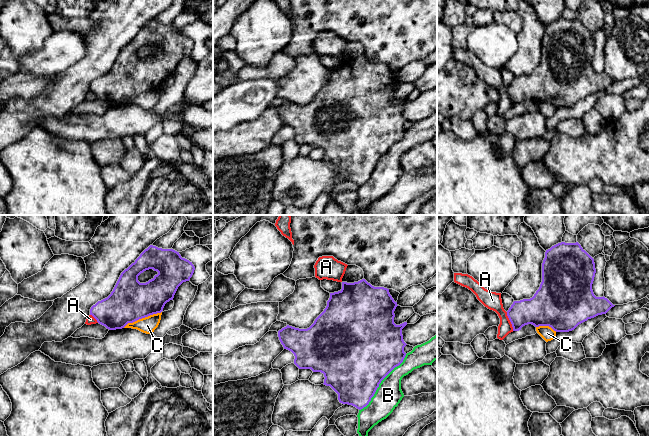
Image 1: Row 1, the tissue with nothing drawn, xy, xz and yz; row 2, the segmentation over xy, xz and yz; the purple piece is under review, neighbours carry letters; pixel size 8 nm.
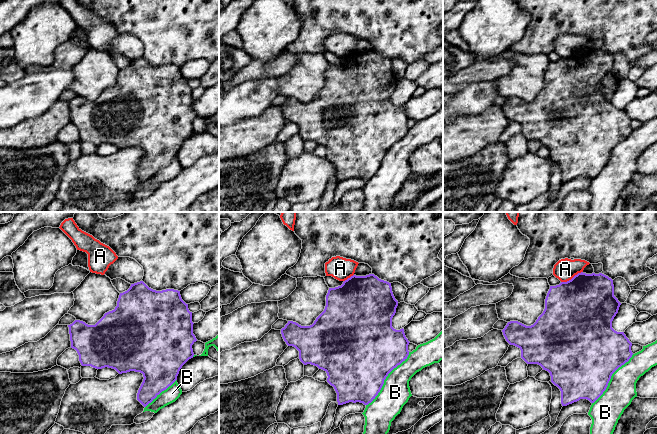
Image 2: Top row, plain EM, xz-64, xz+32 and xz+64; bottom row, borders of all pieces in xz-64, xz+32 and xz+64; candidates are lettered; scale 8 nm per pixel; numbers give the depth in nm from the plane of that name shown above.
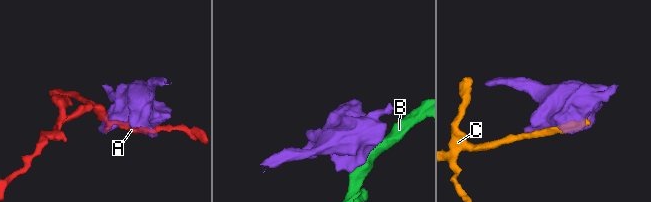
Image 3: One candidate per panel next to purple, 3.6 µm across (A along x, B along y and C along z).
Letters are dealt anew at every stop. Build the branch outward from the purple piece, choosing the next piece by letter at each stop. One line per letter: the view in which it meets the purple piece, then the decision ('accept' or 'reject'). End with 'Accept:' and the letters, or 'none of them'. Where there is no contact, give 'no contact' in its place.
A: yz | reject
B: xz | reject
C: xy | reject
Accept: none of them

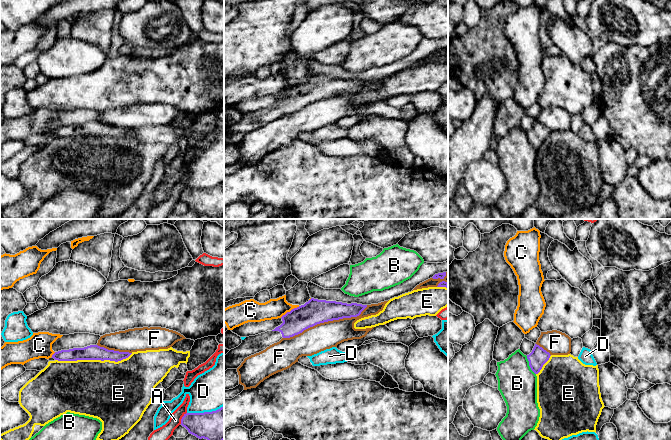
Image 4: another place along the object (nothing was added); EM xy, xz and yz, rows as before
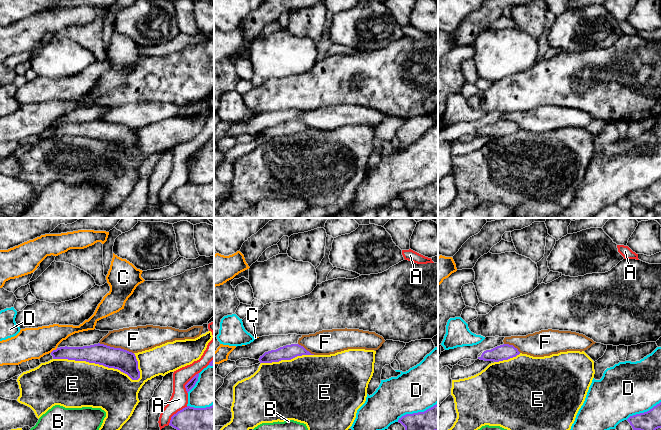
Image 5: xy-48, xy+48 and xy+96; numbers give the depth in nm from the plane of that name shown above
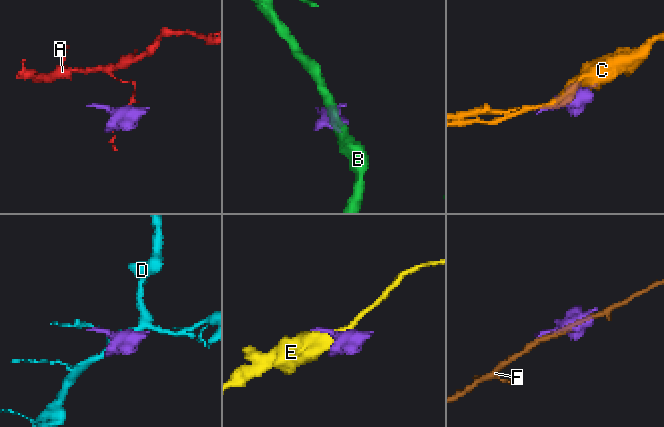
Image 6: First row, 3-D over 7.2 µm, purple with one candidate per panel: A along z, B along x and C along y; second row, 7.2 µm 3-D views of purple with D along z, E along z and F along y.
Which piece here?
A: xy | reject
B: yz | reject
C: xz | reject
D: xy | reject
E: xy | reject
F: xz | reject
Accept: none of them

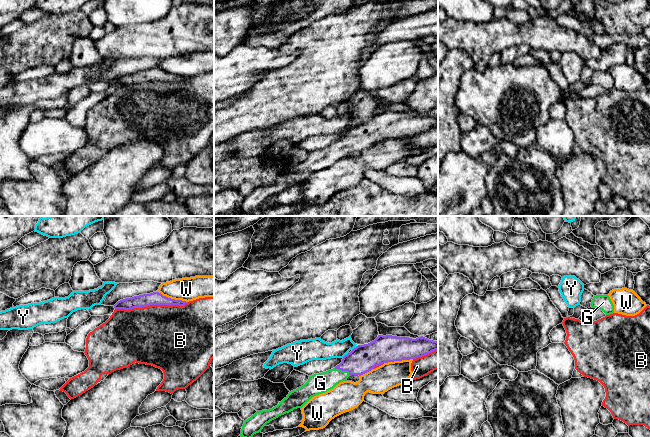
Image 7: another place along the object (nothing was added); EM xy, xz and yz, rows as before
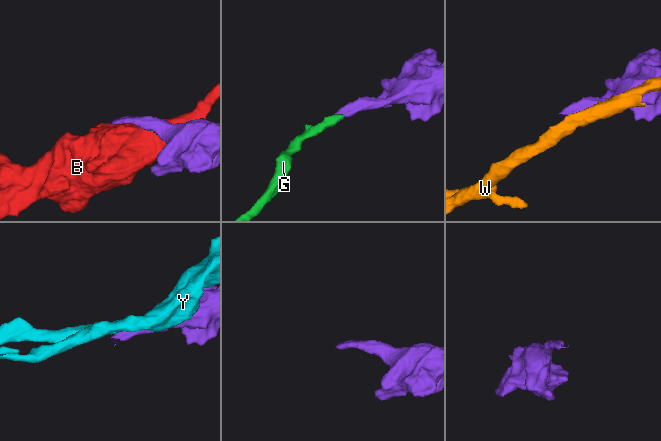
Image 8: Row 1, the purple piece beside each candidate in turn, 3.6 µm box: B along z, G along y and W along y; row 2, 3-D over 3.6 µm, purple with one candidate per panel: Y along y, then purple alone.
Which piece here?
B: xy | reject
G: xz | accept
W: xy | reject
Y: xz | reject
Accept: G

